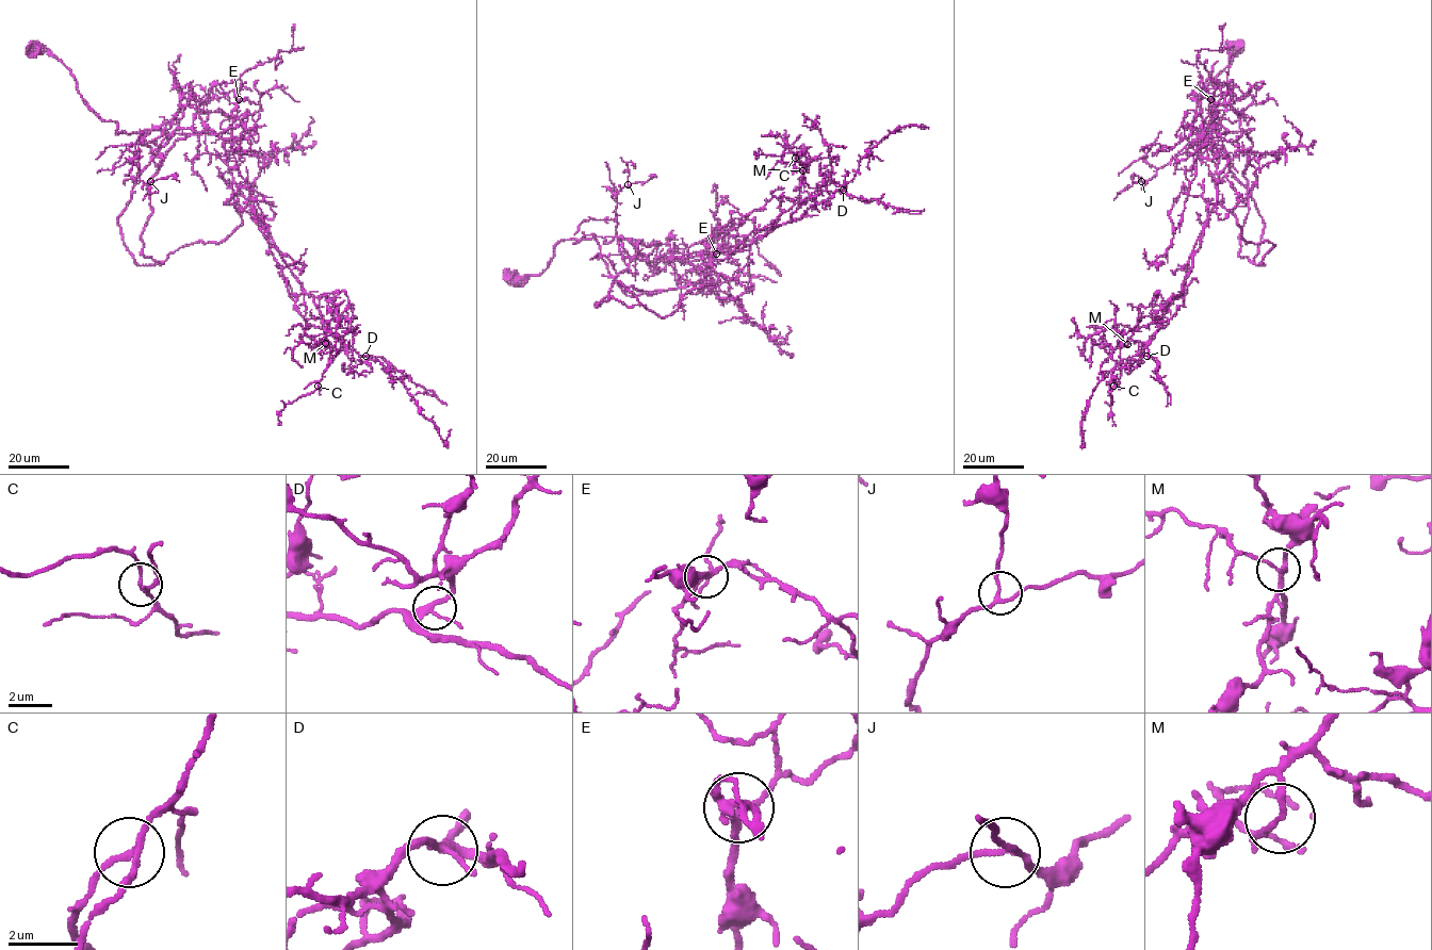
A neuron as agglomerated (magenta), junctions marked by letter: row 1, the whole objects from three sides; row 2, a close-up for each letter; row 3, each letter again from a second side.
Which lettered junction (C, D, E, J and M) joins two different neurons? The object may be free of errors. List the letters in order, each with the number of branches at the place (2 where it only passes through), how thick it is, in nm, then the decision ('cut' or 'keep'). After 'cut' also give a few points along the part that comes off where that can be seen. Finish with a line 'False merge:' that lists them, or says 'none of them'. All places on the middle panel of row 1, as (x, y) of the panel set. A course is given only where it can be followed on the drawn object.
C: branches 3; calibre 180 nm; keep
D: branches 3; calibre 220 nm; keep
E: branches 3; calibre 180 nm; keep
J: branches 3; calibre 150 nm; keep
M: branches 2; calibre 140 nm; keep
False merge: none of them

